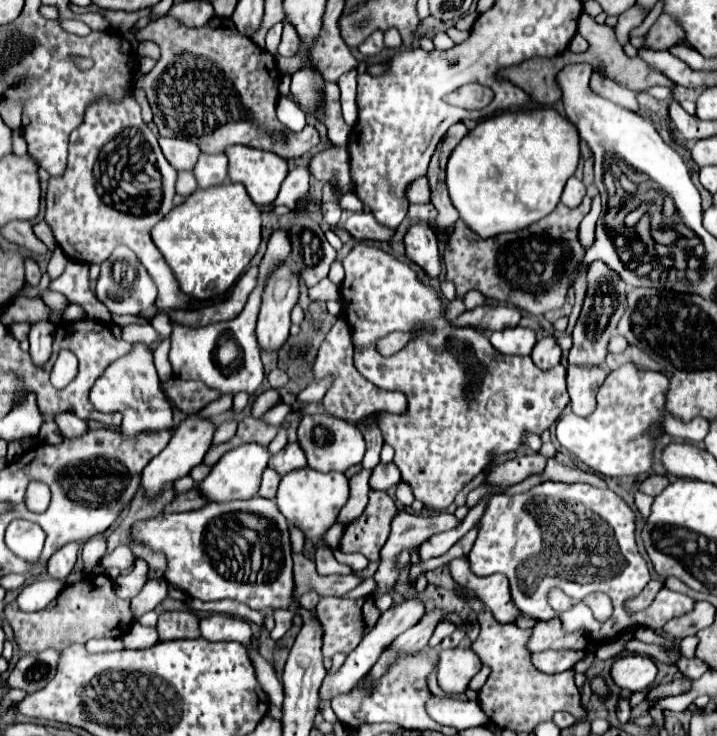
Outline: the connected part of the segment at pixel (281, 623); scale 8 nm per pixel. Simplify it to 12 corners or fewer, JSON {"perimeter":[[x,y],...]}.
{"perimeter":[[276,610],[275,626],[270,632],[275,641],[289,630],[296,613]]}

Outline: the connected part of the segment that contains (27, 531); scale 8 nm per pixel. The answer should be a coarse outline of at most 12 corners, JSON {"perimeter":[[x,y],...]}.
{"perimeter":[[12,521],[6,545],[28,563],[44,547],[44,531],[32,521]]}

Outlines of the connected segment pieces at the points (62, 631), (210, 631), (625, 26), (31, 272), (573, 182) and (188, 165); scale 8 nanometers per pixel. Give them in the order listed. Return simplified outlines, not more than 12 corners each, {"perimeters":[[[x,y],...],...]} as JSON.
{"perimeters":[[[86,573],[42,611],[4,613],[24,653],[122,637],[130,601]],[[228,615],[200,621],[208,641],[238,641],[248,645],[248,621]],[[640,5],[620,15],[614,31],[622,45],[630,29],[646,19],[648,9]],[[32,257],[24,261],[26,283],[36,287],[42,275]],[[570,177],[562,203],[574,209],[586,195],[584,183]],[[160,137],[176,171],[194,169],[200,149],[186,139]]]}

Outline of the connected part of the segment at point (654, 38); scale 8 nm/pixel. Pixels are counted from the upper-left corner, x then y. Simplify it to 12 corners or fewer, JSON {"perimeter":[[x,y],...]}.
{"perimeter":[[662,13],[646,47],[668,49],[684,41],[684,29]]}

